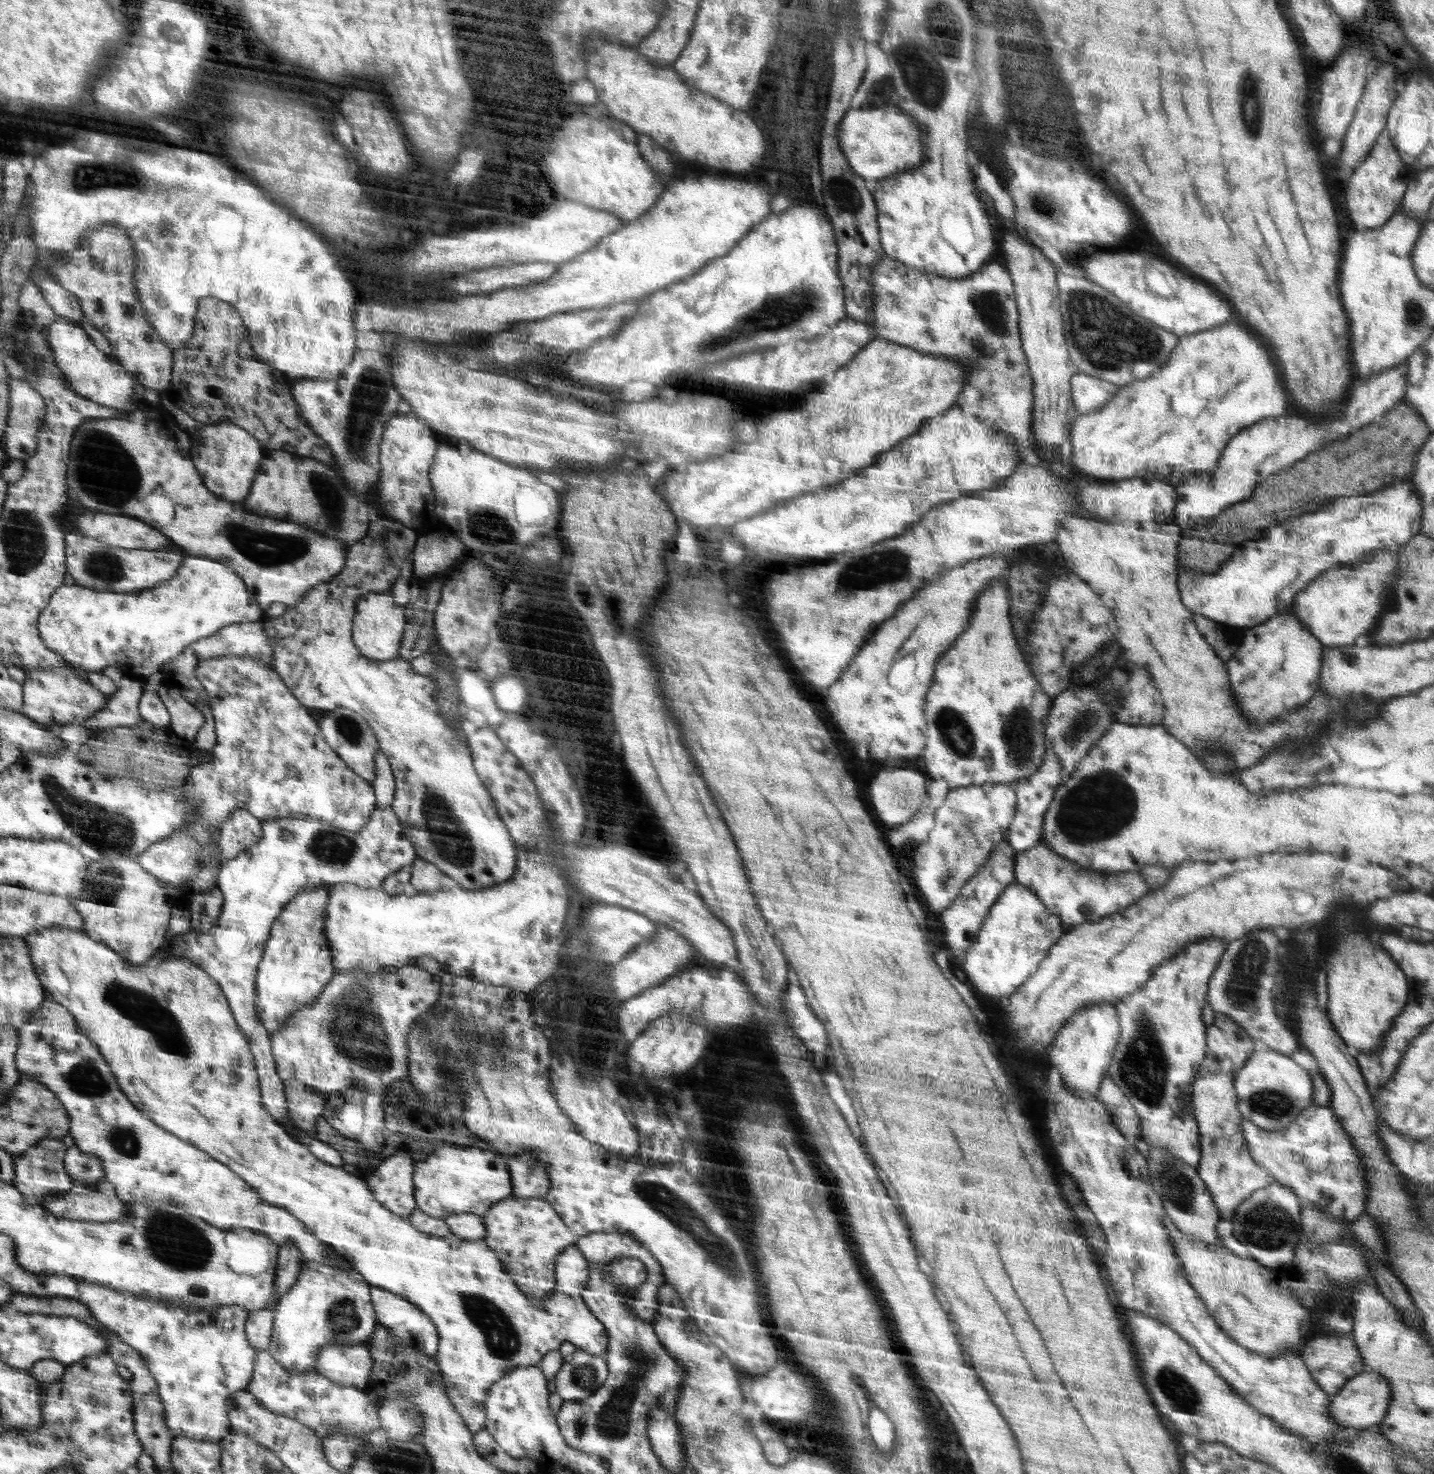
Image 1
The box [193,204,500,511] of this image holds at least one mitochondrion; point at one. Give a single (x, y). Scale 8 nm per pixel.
(370, 397)

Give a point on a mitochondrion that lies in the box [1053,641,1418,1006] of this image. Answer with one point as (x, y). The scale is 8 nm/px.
(1078, 728)

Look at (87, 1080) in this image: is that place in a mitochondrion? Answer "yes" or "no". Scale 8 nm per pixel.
yes

